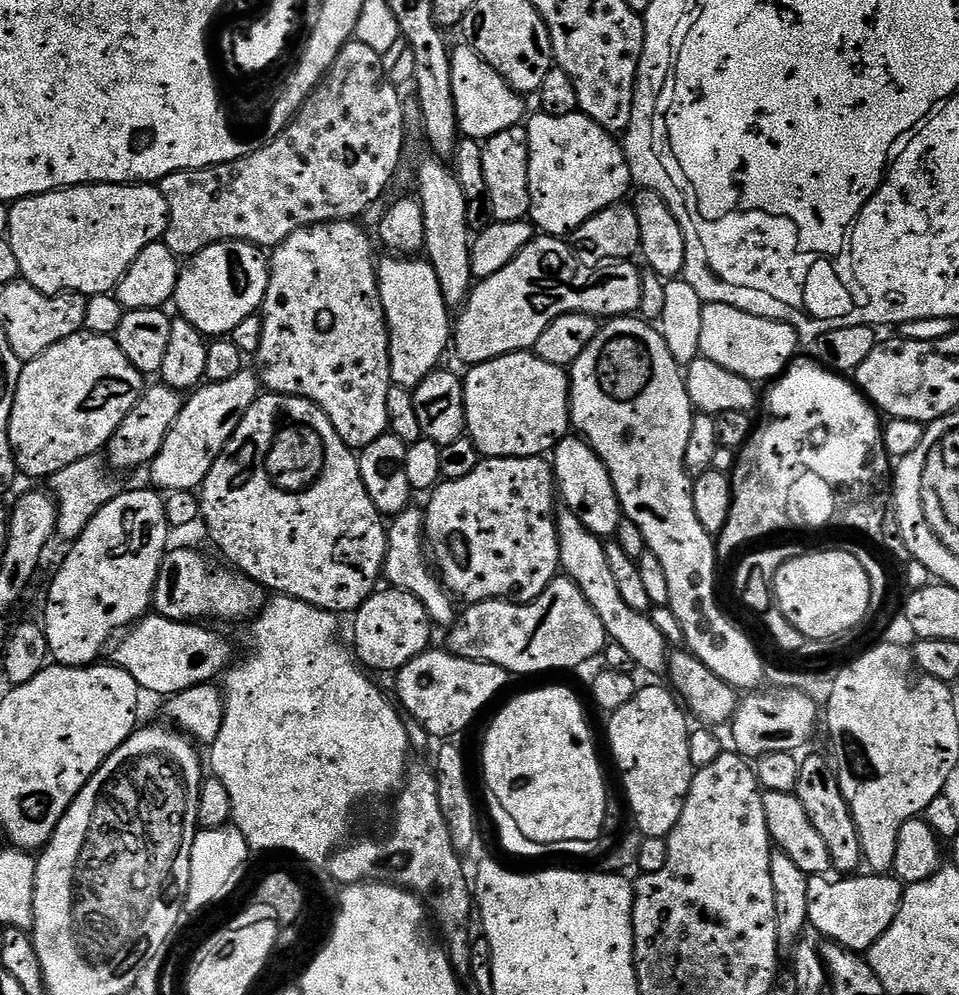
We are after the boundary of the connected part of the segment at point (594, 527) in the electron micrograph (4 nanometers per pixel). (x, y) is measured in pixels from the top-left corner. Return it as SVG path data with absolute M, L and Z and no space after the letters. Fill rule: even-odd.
M576 434L565 436L562 442L556 444L554 455L551 457L550 463L556 473L556 480L559 491L562 493L563 503L565 500L565 502L568 503L565 505L576 513L580 521L583 522L595 536L601 538L615 537L617 533L619 533L622 523L620 500L616 496L614 482L610 478L610 474L602 462L602 458L590 447L588 441Z

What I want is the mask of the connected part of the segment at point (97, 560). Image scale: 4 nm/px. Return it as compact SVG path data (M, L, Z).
M140 488L137 492L121 491L119 496L102 506L102 510L94 514L86 530L82 530L80 537L69 547L72 549L69 550L68 557L61 562L56 578L48 590L52 601L45 606L42 617L52 651L51 659L55 663L66 664L70 668L82 668L97 663L101 659L100 651L109 647L108 639L112 635L115 637L123 633L136 621L149 615L154 604L160 567L170 548L170 525L165 497L159 491L148 488Z

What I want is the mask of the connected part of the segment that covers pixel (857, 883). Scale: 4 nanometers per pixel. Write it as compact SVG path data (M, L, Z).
M812 874L808 877L810 886L809 925L825 941L839 944L852 952L867 953L898 914L902 906L905 885L895 880L892 874Z

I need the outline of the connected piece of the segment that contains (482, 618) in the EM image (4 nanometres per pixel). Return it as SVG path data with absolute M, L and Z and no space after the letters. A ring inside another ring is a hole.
M567 574L557 575L534 600L483 600L468 604L465 609L456 623L447 629L447 651L462 658L493 664L513 677L552 672L555 668L576 668L595 656L597 659L610 643L602 618Z

